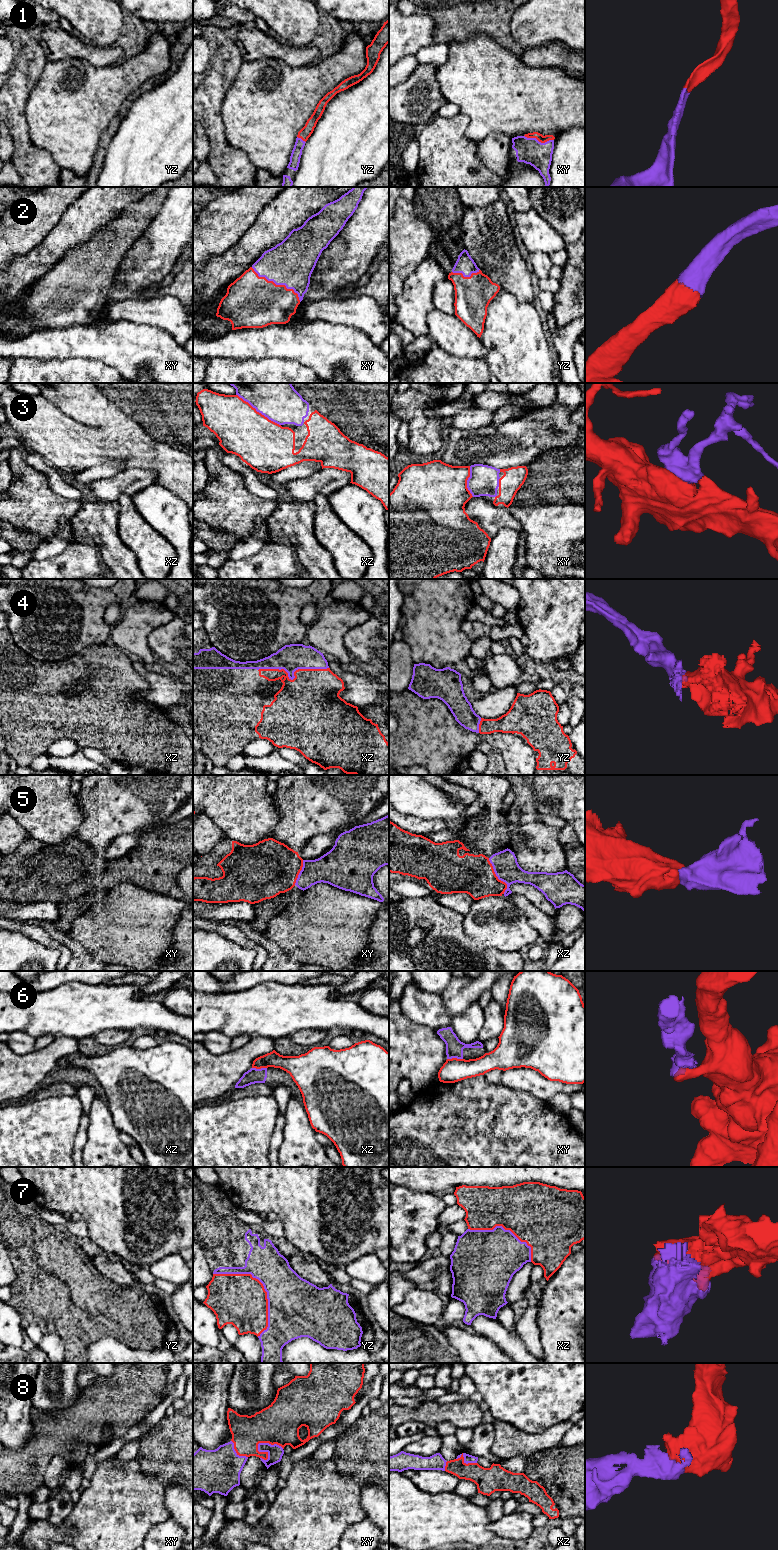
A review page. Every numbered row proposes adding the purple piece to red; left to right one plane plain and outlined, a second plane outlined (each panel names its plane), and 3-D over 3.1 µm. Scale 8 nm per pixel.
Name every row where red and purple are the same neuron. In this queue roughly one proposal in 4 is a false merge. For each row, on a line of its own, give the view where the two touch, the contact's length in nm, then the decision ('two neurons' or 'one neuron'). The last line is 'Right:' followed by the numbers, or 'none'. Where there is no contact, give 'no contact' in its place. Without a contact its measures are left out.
1: meets red in xy; contact 240 nm long; one neuron
2: meets red in xy; contact 480 nm long; one neuron
3: meets red in xz; contact 440 nm long; one neuron
4: meets red in xz; contact 550 nm long; one neuron
5: meets red in xz; contact 320 nm long; one neuron
6: meets red in xy; contact 130 nm long; two neurons
7: meets red in yz; contact 650 nm long; one neuron
8: meets red in xy; contact 220 nm long; one neuron
Right: 1, 2, 3, 4, 5, 7, 8

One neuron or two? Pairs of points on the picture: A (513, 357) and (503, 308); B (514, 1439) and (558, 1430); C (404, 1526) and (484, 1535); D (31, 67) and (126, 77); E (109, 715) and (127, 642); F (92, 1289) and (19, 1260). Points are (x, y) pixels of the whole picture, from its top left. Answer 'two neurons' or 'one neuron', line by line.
A: one neuron
B: one neuron
C: one neuron
D: two neurons
E: two neurons
F: one neuron

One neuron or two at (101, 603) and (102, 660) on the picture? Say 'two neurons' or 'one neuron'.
two neurons

